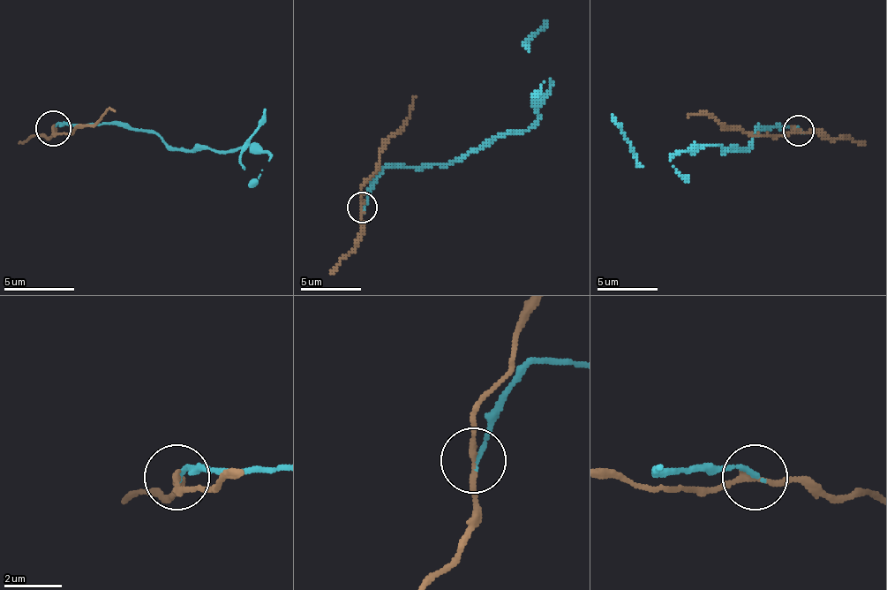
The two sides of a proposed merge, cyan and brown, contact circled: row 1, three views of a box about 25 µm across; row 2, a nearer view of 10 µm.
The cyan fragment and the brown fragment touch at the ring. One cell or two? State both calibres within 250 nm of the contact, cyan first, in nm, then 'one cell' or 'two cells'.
160/190 nm | two cells

